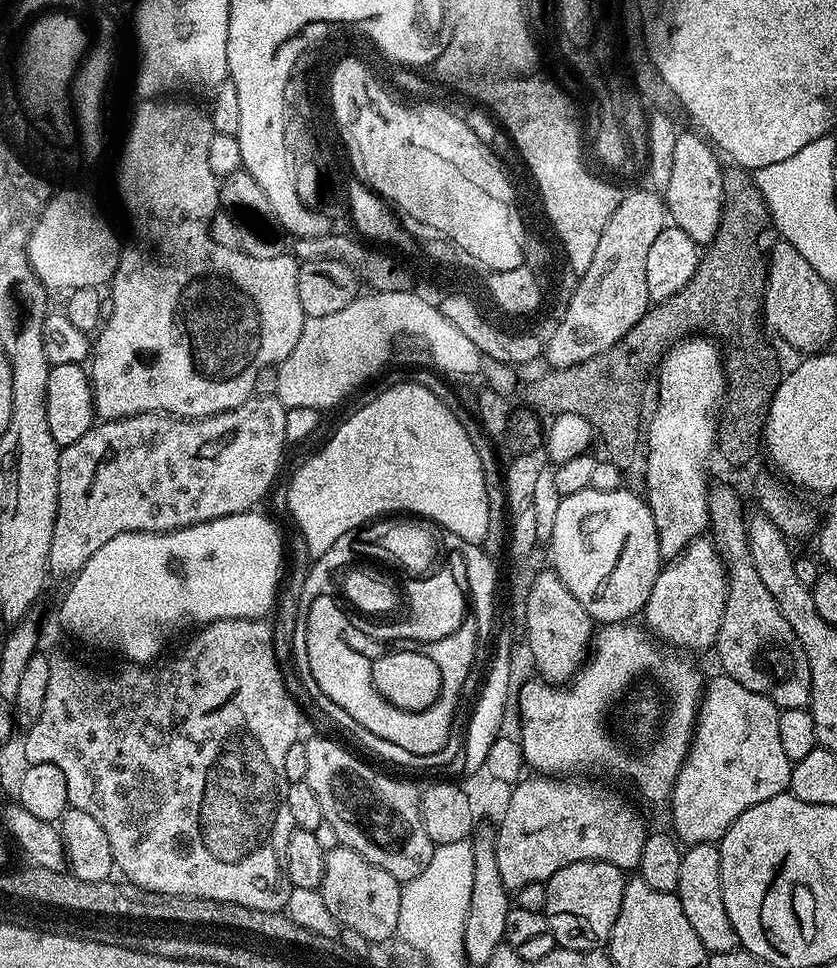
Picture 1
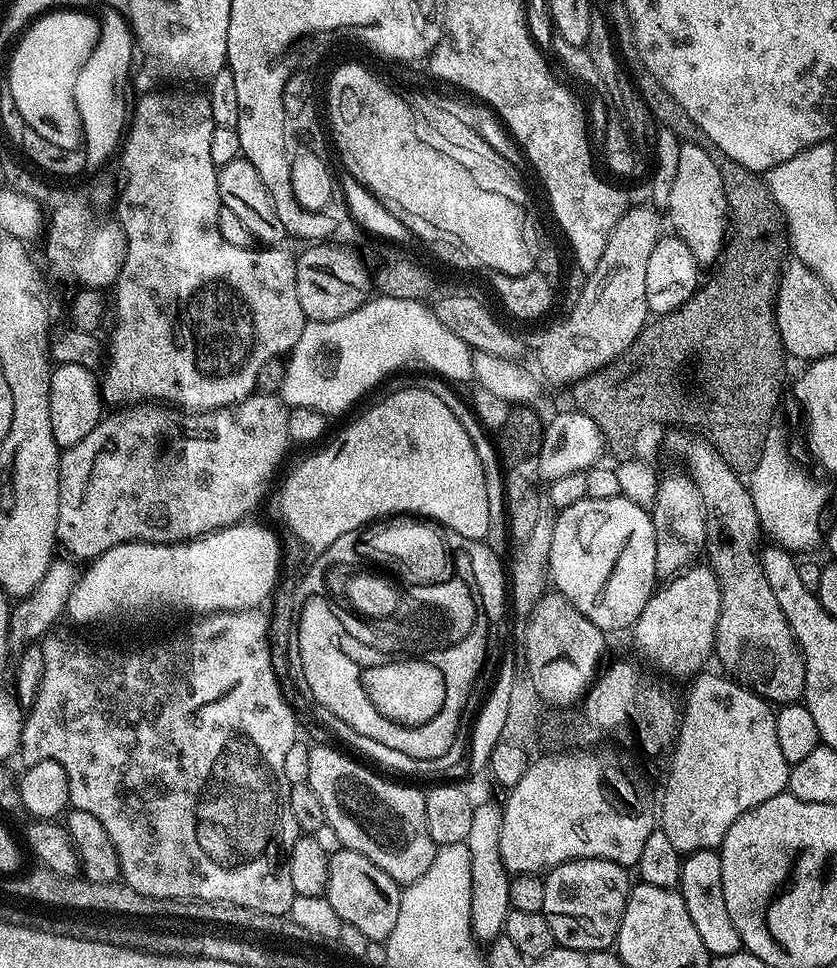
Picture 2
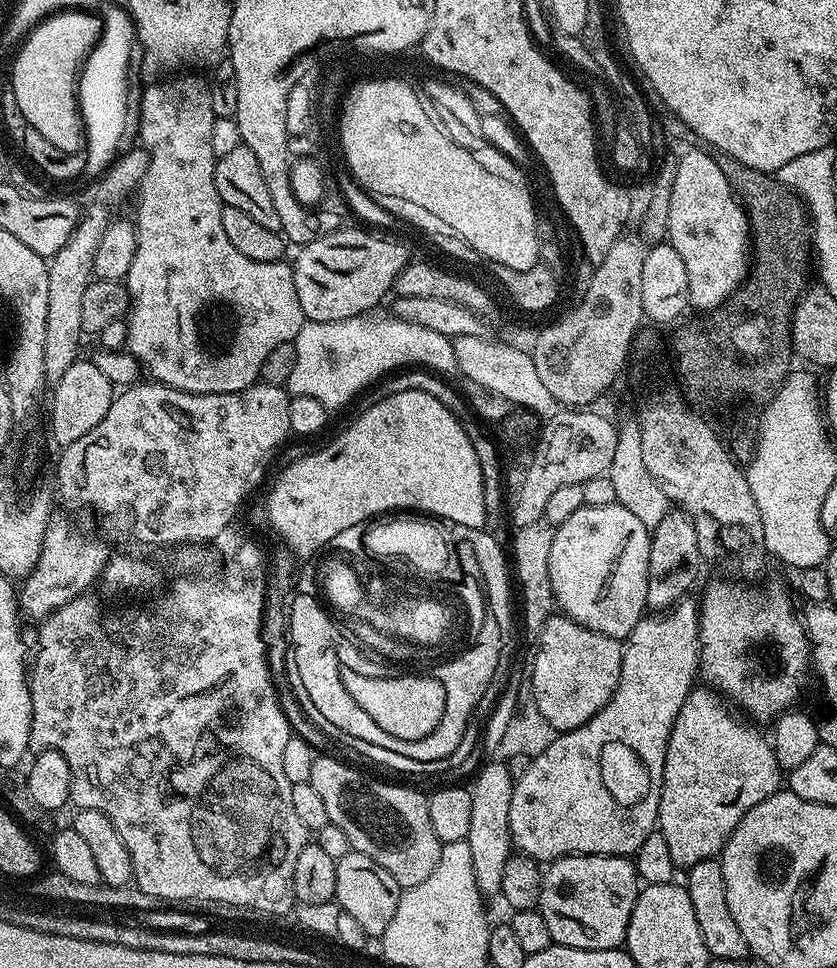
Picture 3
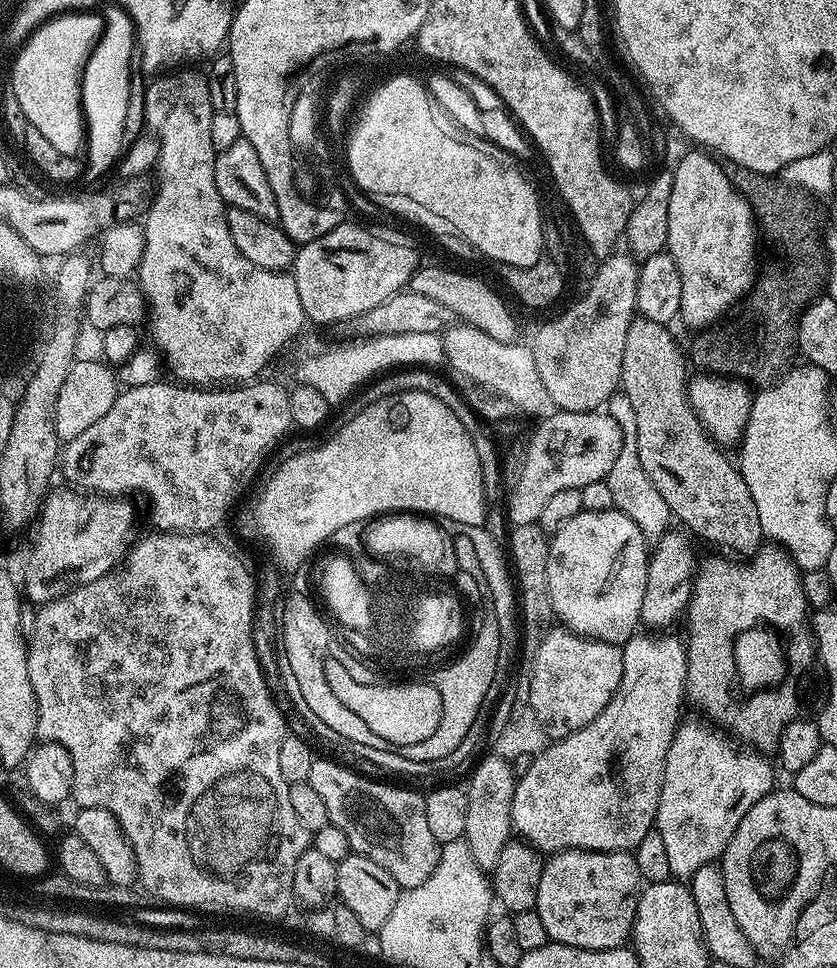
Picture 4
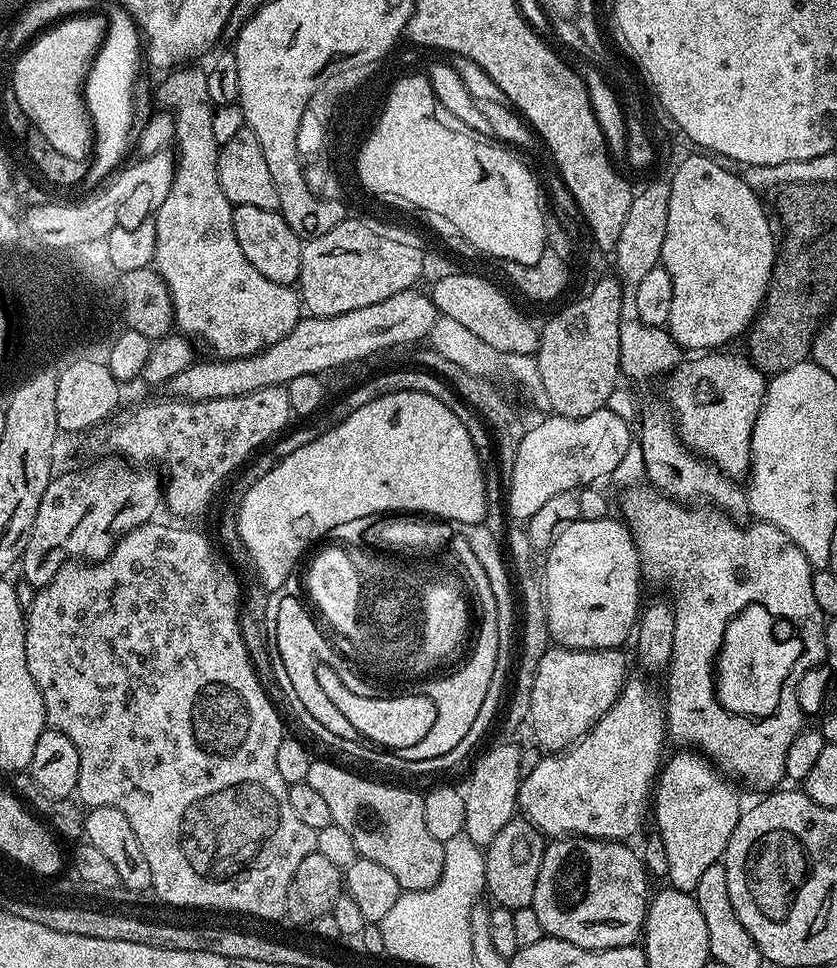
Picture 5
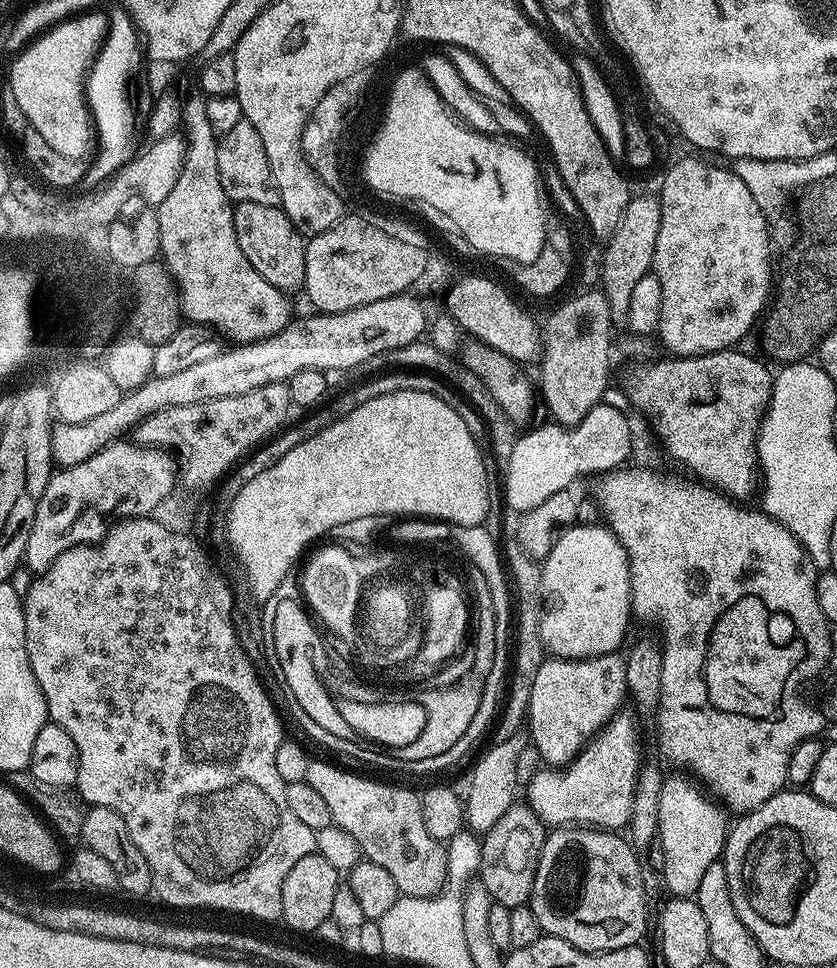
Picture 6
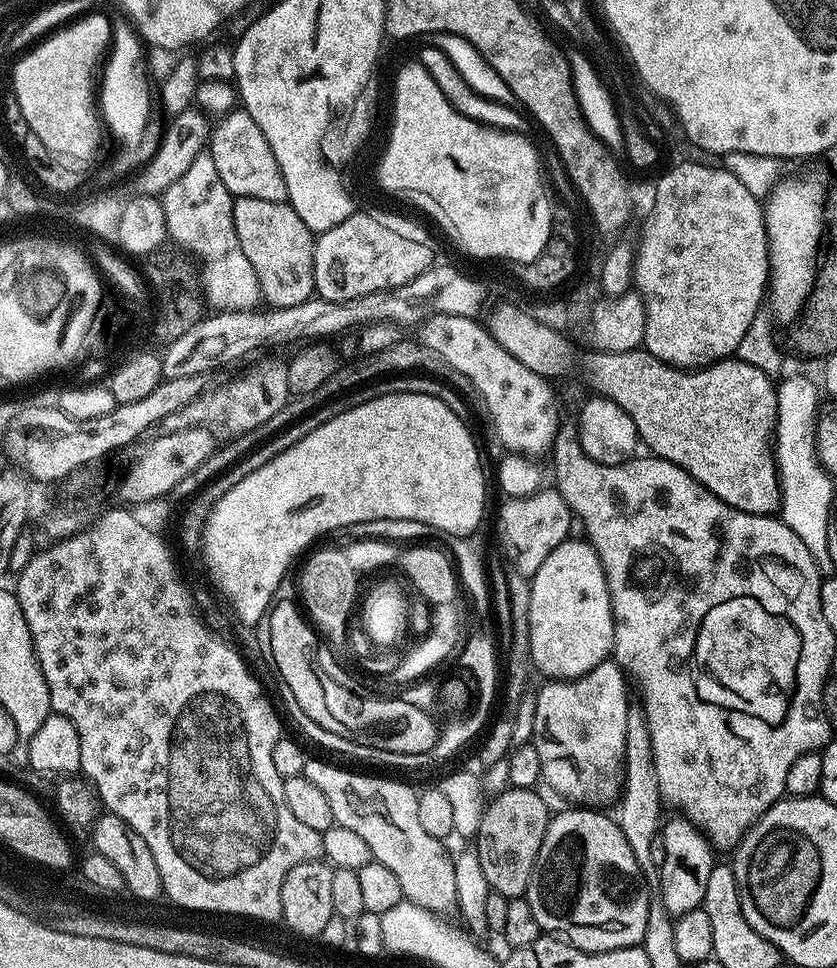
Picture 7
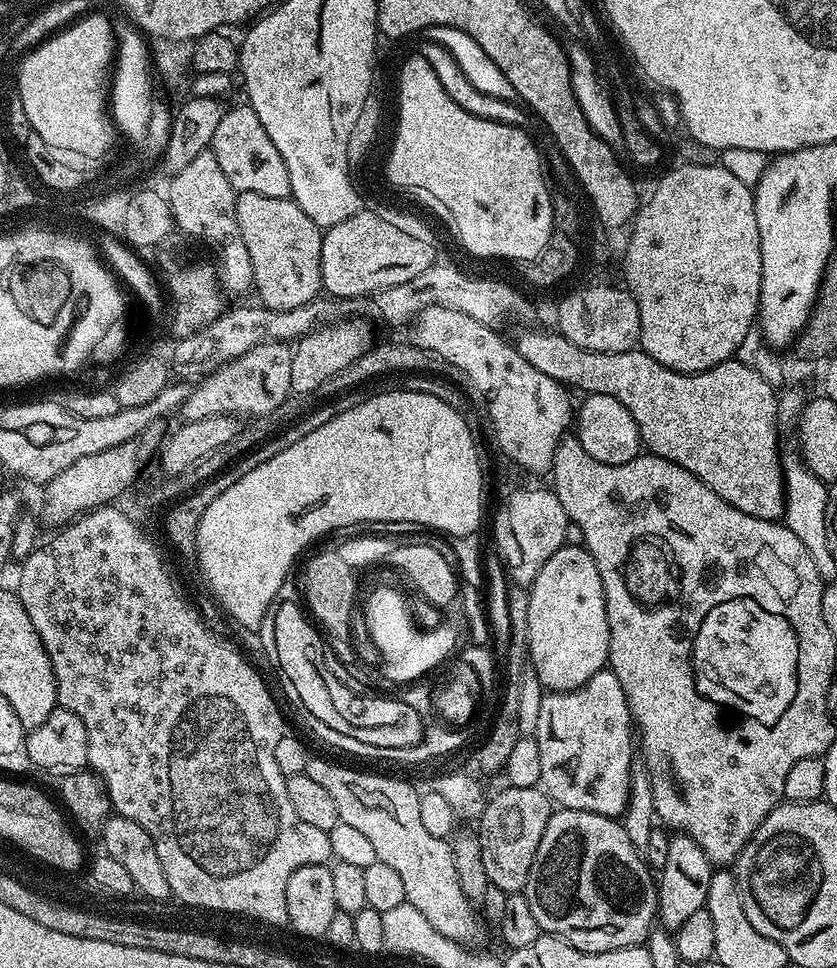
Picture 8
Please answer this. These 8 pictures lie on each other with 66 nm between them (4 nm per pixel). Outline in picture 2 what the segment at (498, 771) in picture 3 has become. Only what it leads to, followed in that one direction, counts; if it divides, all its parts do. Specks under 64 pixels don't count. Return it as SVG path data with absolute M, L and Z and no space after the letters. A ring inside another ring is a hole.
M493 801L473 807L471 816L470 834L466 841L471 854L471 892L470 892L470 916L472 933L479 941L490 942L494 937L501 935L506 914L511 908L509 902L509 886L512 878L501 860L501 834L502 834L502 810Z

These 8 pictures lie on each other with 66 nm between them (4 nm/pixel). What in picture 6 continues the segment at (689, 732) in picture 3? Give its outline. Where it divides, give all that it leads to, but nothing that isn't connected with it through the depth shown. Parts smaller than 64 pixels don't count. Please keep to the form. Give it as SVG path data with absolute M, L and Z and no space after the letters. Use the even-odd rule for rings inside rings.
M665 779L662 786L662 798L658 802L658 838L662 842L662 851L666 854L666 866L662 873L664 887L676 898L695 897L698 886L702 883L702 877L706 874L706 869L721 859L726 839L725 813L695 783L692 784L686 780Z

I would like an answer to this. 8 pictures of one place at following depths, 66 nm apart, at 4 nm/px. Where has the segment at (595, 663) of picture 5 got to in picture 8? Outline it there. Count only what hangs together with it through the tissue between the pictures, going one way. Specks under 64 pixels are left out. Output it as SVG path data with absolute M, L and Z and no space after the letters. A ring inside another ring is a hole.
M611 670L594 674L581 688L544 694L535 738L542 758L540 784L560 808L623 817L632 777L634 721L622 684Z

